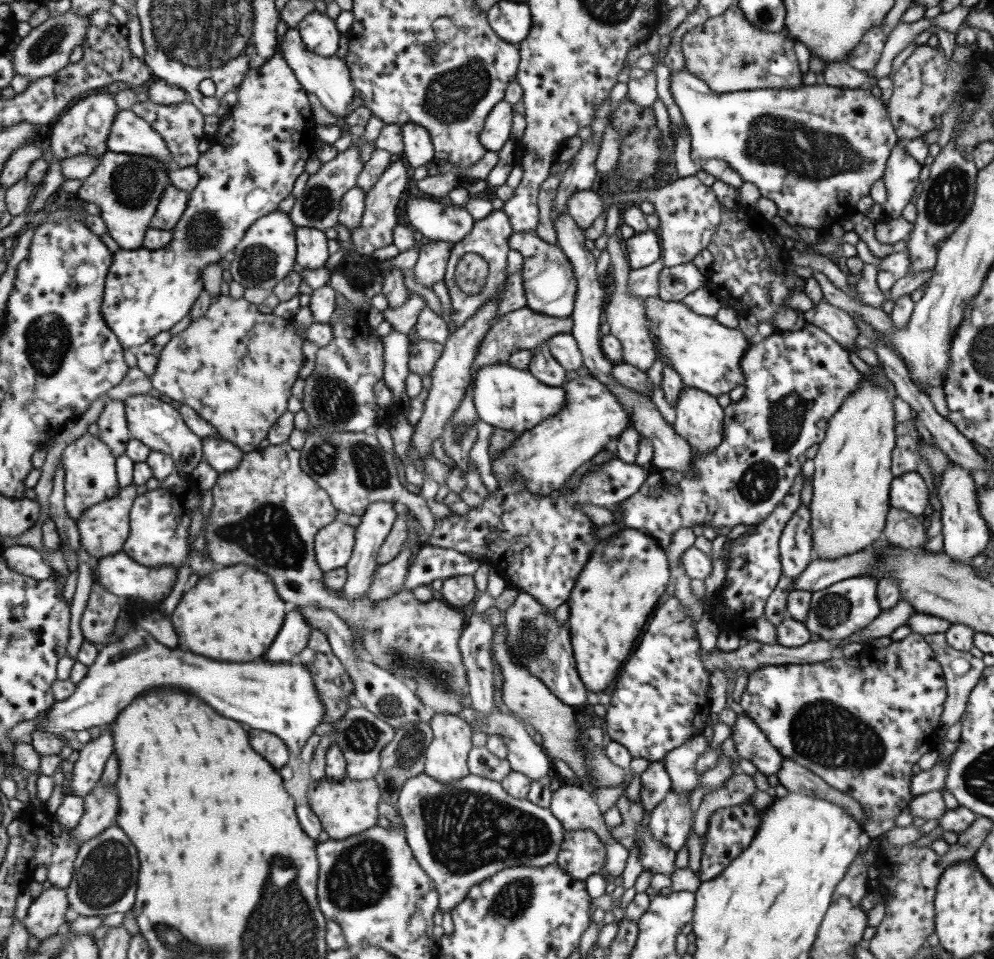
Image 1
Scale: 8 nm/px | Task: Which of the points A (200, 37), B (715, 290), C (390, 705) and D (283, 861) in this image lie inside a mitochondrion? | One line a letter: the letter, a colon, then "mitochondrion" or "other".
A: mitochondrion
B: other
C: mitochondrion
D: mitochondrion

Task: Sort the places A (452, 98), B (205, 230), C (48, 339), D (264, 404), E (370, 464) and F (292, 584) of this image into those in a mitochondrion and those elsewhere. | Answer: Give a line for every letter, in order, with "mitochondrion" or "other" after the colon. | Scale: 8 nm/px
A: mitochondrion
B: mitochondrion
C: mitochondrion
D: other
E: mitochondrion
F: mitochondrion

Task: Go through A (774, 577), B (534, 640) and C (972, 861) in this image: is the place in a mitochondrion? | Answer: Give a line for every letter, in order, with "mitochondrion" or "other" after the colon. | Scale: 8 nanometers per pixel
A: other
B: mitochondrion
C: other

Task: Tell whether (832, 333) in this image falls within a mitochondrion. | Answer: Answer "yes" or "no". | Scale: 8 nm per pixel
no

